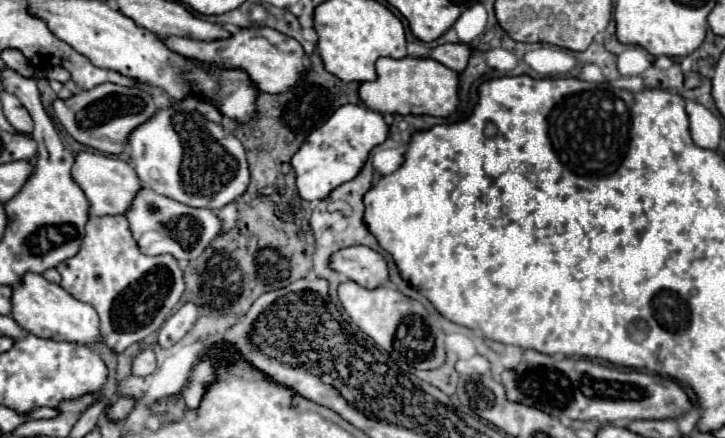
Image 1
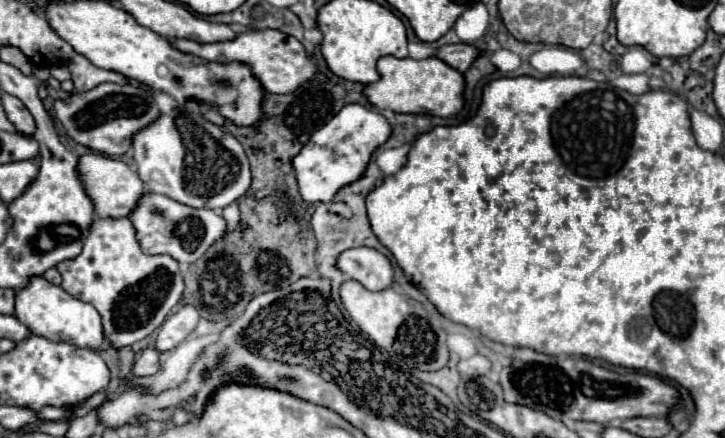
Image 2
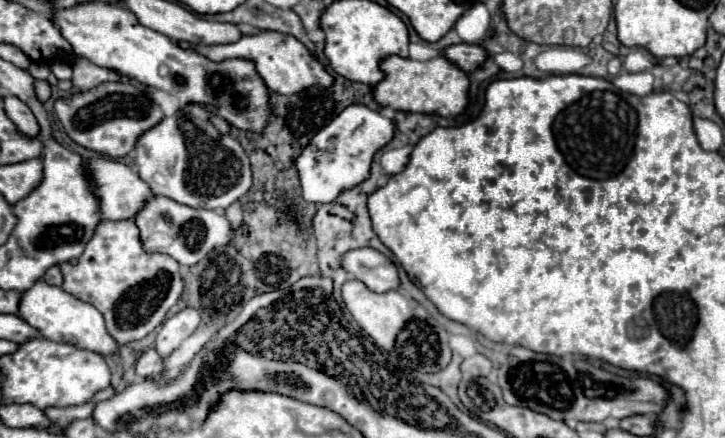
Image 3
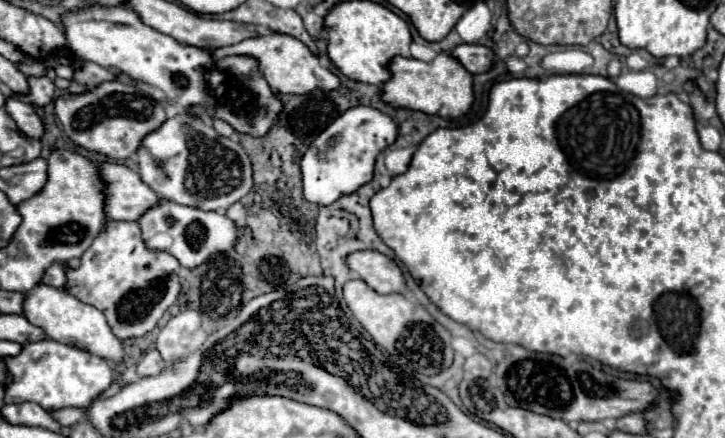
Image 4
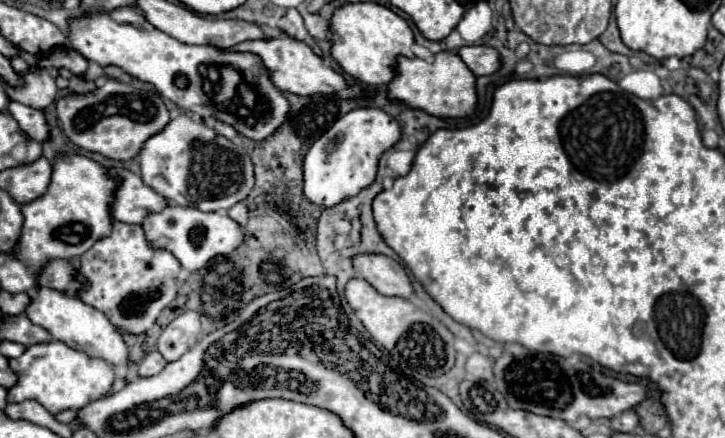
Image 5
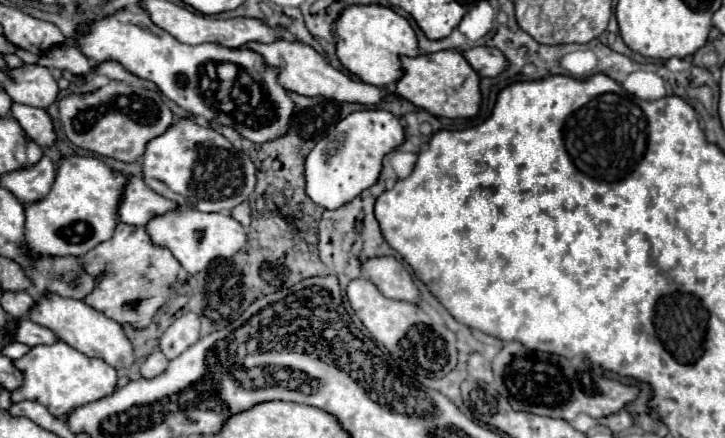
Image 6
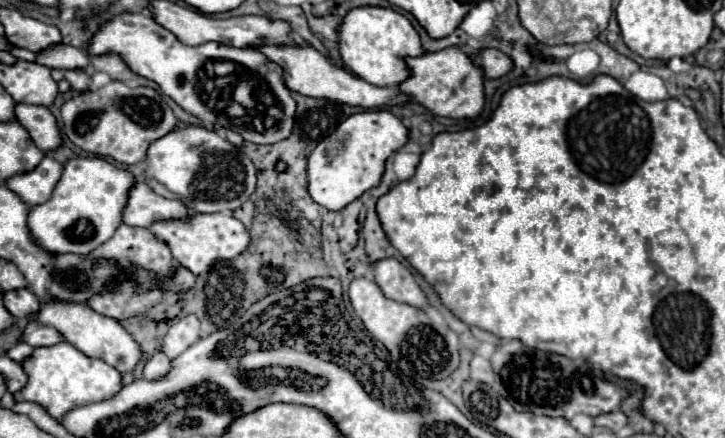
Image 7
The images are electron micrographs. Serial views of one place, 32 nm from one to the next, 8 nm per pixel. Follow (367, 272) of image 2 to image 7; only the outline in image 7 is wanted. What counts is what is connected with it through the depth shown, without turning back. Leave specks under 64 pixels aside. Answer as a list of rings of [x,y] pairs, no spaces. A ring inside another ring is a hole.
[[[384,258],[370,264],[374,282],[380,286],[386,298],[396,302],[406,302],[416,308],[426,308],[426,296],[416,284],[408,268],[404,268],[396,258]]]

